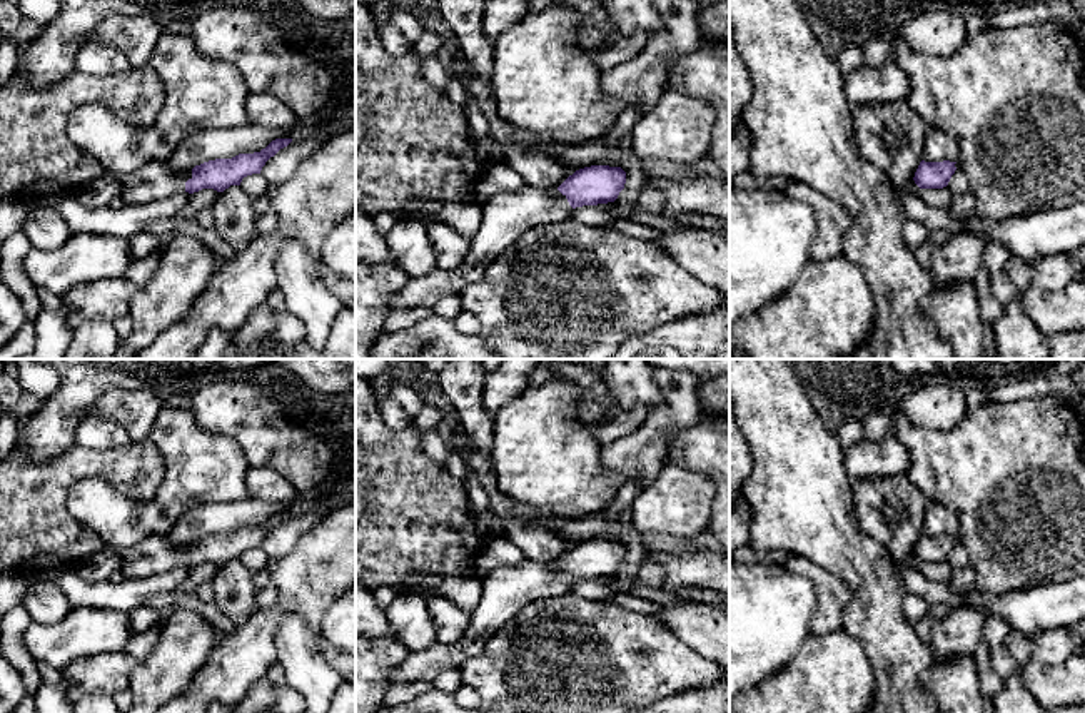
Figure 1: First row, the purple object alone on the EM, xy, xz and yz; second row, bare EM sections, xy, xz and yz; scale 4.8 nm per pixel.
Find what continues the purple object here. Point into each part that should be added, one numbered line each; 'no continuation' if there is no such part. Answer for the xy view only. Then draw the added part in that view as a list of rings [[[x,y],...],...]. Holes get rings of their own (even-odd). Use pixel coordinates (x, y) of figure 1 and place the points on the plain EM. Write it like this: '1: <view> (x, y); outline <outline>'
1: xy (154, 555); outline [[[150,534],[139,544],[120,549],[120,571],[125,578],[139,579],[185,566],[192,543],[170,543],[165,534]]]

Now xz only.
1: xz (506, 590); outline [[[522,559],[517,564],[496,568],[482,581],[482,594],[464,636],[452,645],[436,640],[427,648],[409,653],[391,673],[389,685],[432,681],[441,671],[461,666],[477,656],[524,604],[546,596],[561,596],[569,593],[571,586],[573,581],[558,563]]]

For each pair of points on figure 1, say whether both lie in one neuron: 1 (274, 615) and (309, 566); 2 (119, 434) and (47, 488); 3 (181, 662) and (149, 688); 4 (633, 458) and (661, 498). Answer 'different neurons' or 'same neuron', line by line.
1: same neuron
2: different neurons
3: same neuron
4: different neurons

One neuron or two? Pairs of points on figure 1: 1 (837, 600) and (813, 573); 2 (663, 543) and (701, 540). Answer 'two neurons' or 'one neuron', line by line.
1: one neuron
2: one neuron

